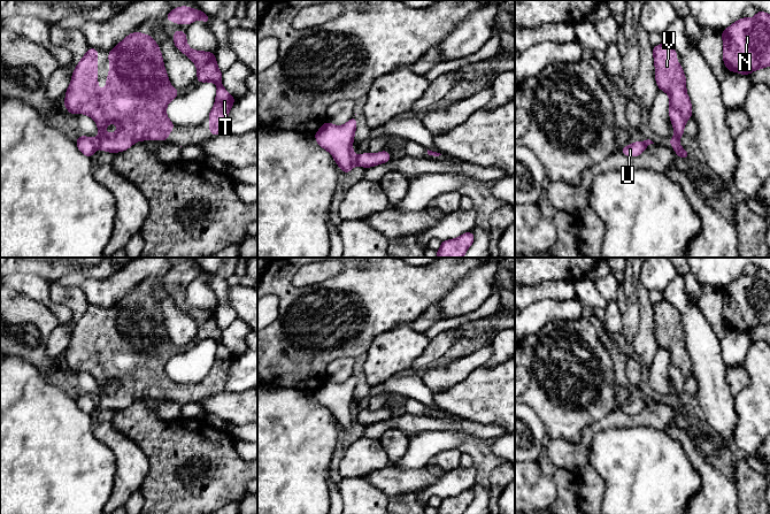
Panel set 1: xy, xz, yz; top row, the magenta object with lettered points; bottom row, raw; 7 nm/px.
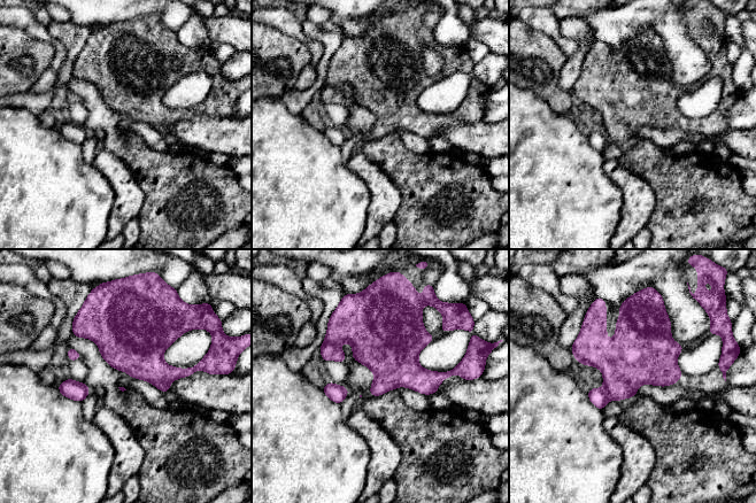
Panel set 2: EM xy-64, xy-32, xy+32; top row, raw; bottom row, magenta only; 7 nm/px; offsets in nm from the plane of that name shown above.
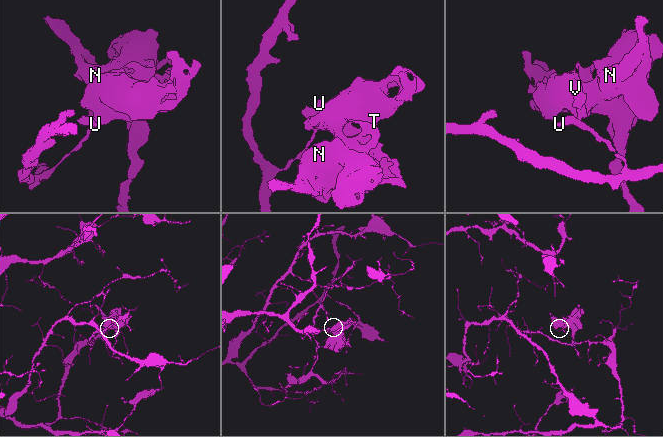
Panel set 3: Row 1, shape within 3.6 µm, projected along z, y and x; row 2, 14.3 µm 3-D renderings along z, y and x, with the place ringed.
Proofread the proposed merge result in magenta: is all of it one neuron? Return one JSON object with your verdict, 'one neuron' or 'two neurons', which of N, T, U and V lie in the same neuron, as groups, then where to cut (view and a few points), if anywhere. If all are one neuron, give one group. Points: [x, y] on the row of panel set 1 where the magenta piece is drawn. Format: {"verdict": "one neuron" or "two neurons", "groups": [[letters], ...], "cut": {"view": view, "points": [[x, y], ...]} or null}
{"verdict": "two neurons", "groups": [["N", "T", "V"], ["U"]], "cut": {"view": "yz", "points": [[668, 140], [677, 144]]}}

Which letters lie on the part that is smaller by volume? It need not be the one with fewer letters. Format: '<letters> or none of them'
N, T, V

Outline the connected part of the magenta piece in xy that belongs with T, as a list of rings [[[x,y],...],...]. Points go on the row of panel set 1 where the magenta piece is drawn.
[[[186,31],[174,32],[175,46],[187,55],[198,68],[197,83],[213,82],[217,85],[215,105],[209,113],[209,130],[214,136],[223,132],[229,112],[236,99],[222,86],[222,71],[218,69],[215,54],[191,49],[186,43]]]

